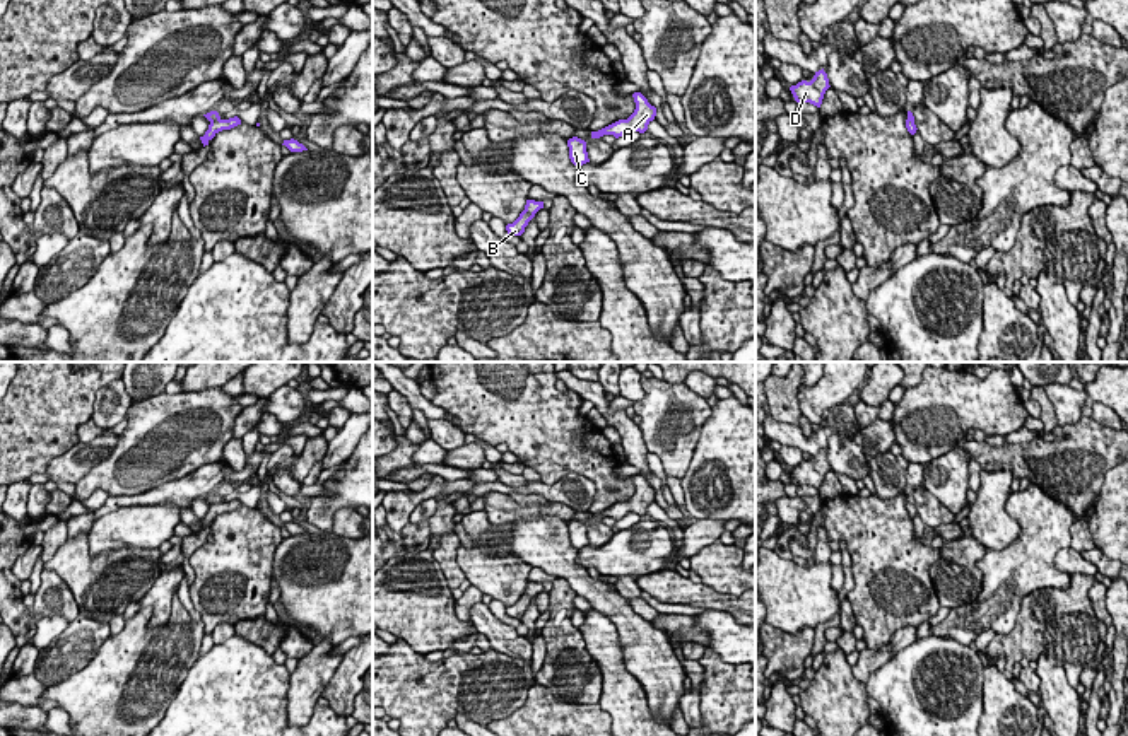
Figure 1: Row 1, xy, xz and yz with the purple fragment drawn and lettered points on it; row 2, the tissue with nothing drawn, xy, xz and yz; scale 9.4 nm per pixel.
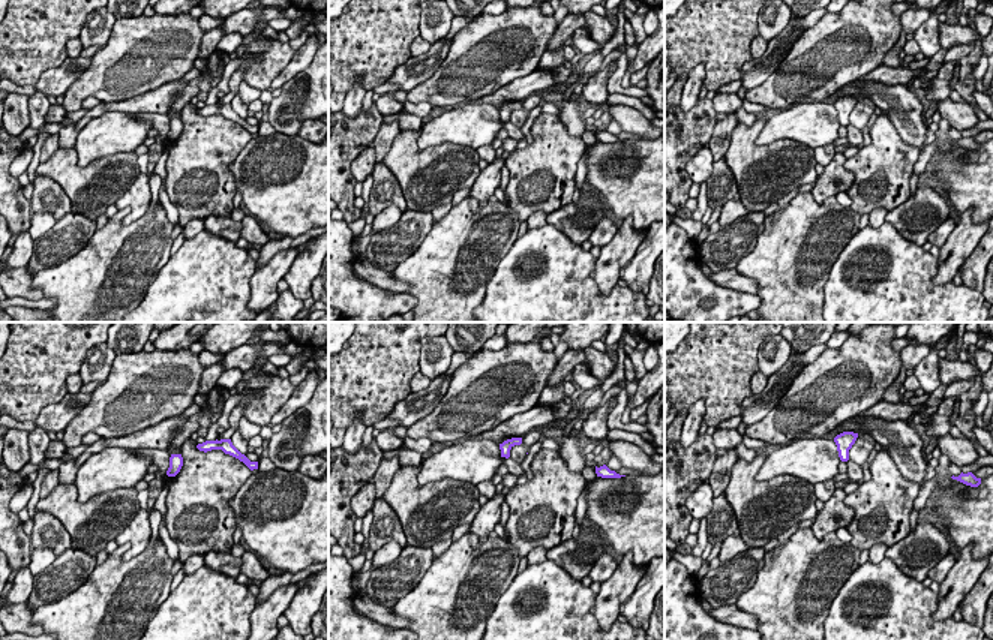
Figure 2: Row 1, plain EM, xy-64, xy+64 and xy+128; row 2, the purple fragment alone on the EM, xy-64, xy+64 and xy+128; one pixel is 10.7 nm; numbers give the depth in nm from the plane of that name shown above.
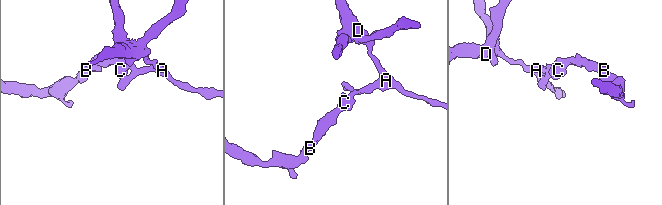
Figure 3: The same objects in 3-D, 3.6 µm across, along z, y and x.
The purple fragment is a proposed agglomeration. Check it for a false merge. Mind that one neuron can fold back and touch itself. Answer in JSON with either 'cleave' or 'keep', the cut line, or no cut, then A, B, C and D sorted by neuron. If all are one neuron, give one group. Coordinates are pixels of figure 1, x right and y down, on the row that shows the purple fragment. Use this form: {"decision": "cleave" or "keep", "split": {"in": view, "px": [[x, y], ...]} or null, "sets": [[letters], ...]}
{"decision": "cleave", "split": {"in": "xy", "px": [[219, 116], [211, 122]]}, "sets": [["A", "D"], ["B", "C"]]}

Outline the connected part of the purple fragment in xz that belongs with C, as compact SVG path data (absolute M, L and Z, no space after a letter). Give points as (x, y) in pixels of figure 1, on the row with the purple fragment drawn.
M573 137L567 140L567 147L569 147L569 159L574 166L579 167L590 162L585 140Z

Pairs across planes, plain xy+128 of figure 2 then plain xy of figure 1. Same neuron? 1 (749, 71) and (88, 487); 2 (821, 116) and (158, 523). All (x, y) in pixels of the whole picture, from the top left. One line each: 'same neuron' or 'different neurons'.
1: different neurons
2: same neuron

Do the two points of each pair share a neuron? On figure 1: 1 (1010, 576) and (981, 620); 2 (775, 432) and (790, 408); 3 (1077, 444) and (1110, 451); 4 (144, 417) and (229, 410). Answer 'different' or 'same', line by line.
1: same
2: different
3: same
4: same

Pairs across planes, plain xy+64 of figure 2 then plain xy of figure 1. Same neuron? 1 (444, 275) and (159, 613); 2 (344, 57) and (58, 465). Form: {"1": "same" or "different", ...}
{"1": "different", "2": "different"}

